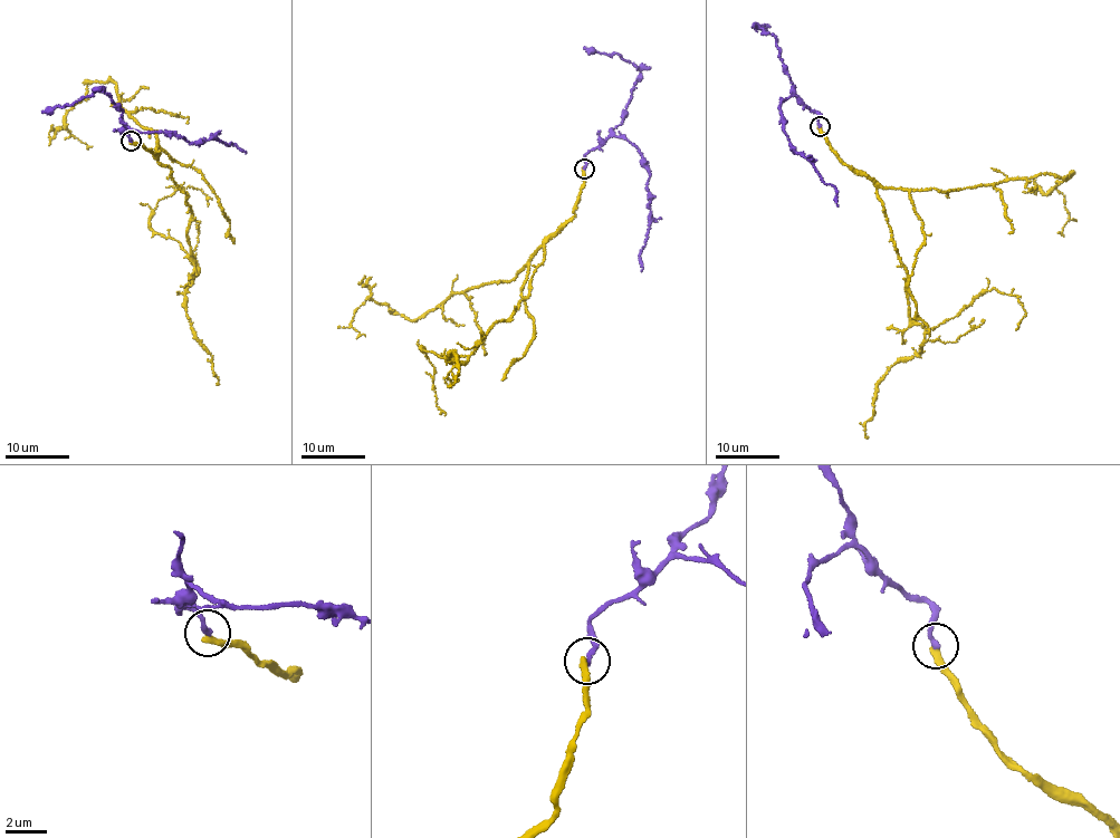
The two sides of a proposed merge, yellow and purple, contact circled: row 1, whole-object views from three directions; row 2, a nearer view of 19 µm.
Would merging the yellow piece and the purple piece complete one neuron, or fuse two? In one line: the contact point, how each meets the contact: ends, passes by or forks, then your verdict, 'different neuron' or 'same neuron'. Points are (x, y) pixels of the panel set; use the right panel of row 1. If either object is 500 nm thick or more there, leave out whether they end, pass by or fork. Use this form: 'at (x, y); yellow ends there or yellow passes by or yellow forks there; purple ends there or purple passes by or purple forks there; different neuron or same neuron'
at (820, 126); yellow ends there; purple ends there; different neuron

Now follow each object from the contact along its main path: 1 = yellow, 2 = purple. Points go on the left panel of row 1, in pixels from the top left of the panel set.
1: (130, 140), (158, 151), (185, 193), (190, 258), (150, 221), (158, 201), (180, 185), (199, 189), (208, 206)
2: (130, 140), (130, 135), (122, 134), (125, 125), (142, 133), (171, 131), (194, 143), (213, 136), (246, 153)

